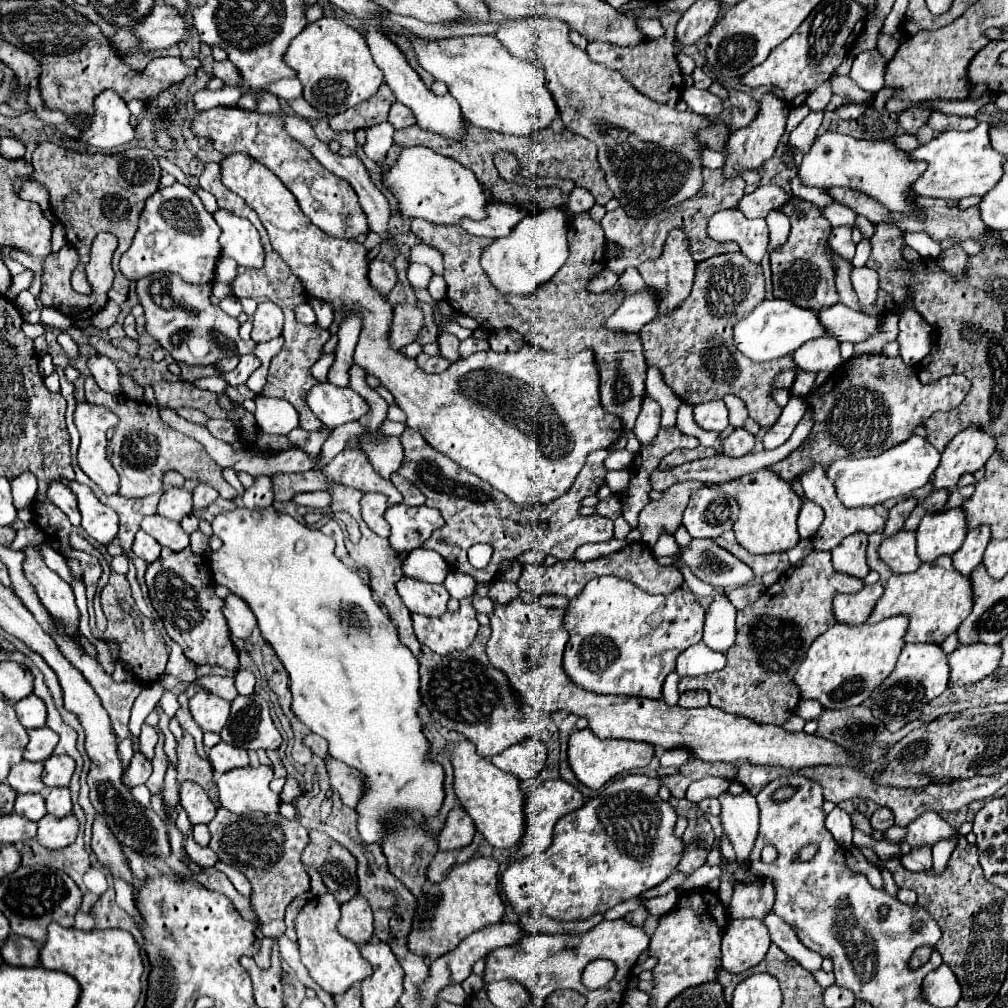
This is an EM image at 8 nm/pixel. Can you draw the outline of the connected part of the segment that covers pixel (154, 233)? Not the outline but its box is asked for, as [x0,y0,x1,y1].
[119,182,221,284]

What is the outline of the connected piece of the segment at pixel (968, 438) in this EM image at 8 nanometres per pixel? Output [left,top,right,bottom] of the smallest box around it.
[935,426,995,490]

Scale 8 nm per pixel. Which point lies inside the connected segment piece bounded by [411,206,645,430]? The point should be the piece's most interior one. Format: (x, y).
(562, 316)

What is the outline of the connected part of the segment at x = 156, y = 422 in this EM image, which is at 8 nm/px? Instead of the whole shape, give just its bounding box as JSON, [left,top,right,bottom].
[85,376,237,500]

